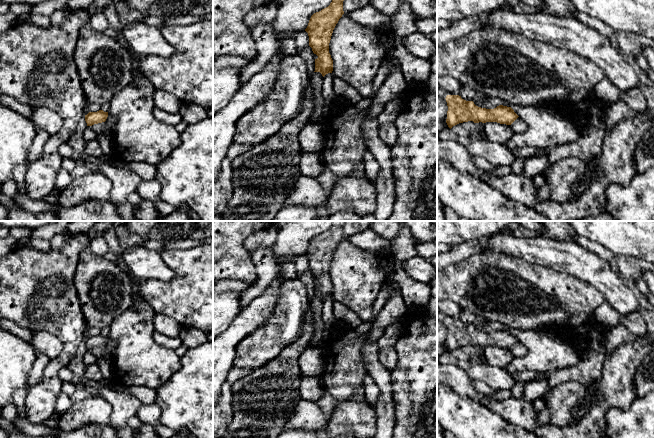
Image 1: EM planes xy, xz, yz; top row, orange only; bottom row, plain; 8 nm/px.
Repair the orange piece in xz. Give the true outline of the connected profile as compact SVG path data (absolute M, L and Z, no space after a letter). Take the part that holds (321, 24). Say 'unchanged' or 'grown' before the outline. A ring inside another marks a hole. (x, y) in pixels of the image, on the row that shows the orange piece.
unchanged; M332 0L328 7L314 13L305 29L309 36L309 46L313 53L318 56L315 59L314 72L320 72L323 77L333 71L329 43L336 24L344 14L343 1Z

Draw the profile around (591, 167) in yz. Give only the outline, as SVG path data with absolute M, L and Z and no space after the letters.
M601 156L594 158L591 162L586 163L586 171L581 180L572 187L573 198L570 201L575 201L588 187L590 178L596 172L600 163Z

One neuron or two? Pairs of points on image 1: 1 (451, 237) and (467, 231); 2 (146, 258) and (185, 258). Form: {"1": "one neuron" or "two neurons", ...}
{"1": "one neuron", "2": "two neurons"}

